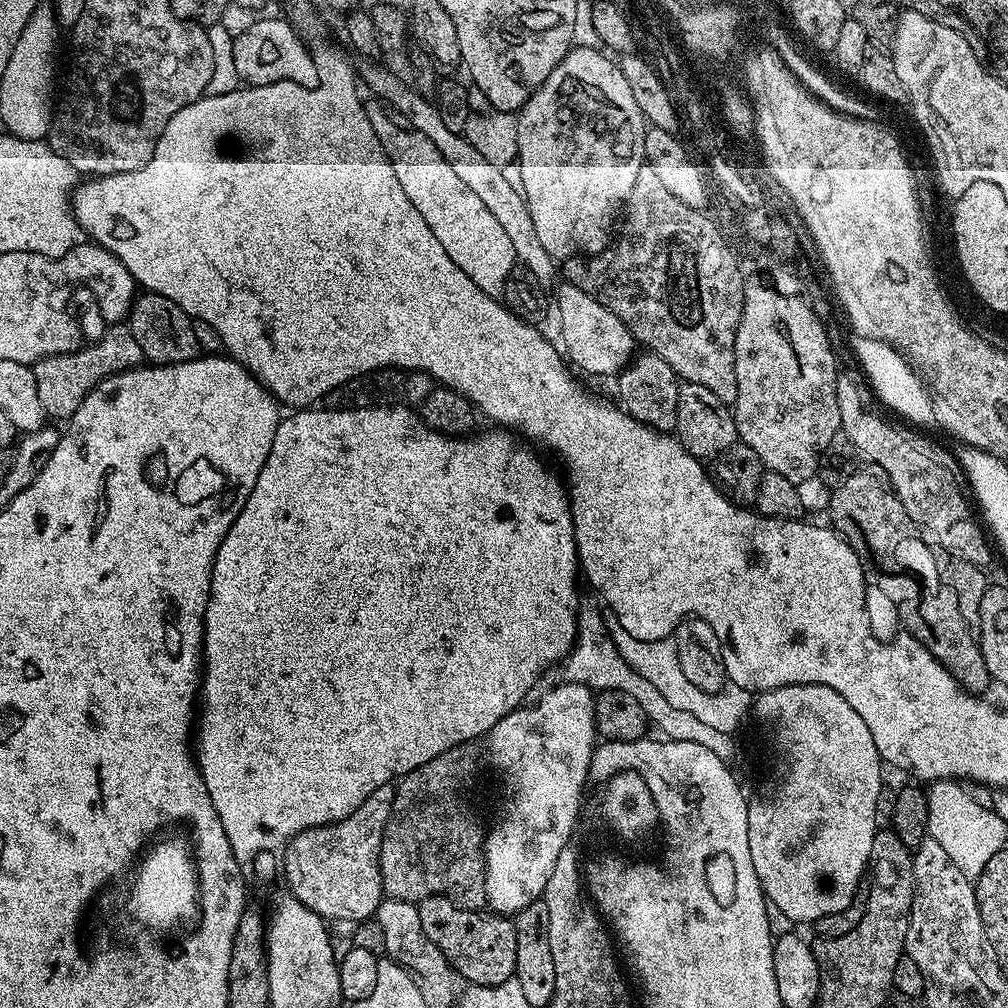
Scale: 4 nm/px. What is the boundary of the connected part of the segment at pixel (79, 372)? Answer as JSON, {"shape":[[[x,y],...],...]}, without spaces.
{"shape":[[[112,326],[97,344],[81,346],[77,352],[67,352],[61,356],[47,356],[36,361],[32,373],[38,386],[38,402],[42,402],[45,417],[57,416],[61,422],[67,421],[82,406],[86,394],[95,384],[107,376],[116,376],[127,368],[141,367],[144,355],[142,346],[134,338],[127,326]]]}

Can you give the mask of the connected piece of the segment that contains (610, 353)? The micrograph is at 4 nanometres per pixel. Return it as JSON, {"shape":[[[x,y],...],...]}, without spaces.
{"shape":[[[567,282],[561,285],[556,296],[554,292],[554,312],[560,315],[560,336],[564,339],[563,351],[567,359],[577,369],[580,367],[592,376],[615,377],[637,351],[638,344],[631,330],[609,308],[602,306],[602,302],[578,290],[578,286]]]}

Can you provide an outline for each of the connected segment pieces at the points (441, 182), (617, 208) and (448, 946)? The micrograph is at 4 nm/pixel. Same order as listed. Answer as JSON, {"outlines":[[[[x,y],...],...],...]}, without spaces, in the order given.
{"outlines":[[[[379,103],[376,104],[367,105],[368,117],[394,166],[394,174],[398,174],[398,183],[402,185],[402,190],[406,190],[406,198],[410,198],[410,202],[414,202],[414,206],[418,206],[418,214],[422,214],[422,218],[426,218],[426,226],[430,226],[434,238],[438,238],[438,242],[442,242],[442,250],[446,250],[446,254],[450,254],[453,262],[475,282],[478,290],[482,290],[487,296],[499,297],[503,293],[504,283],[510,270],[518,263],[514,246],[510,246],[510,237],[503,232],[502,226],[495,220],[494,214],[490,214],[490,210],[486,210],[482,198],[478,198],[478,194],[474,194],[474,190],[470,190],[466,186],[466,182],[462,182],[462,178],[458,178],[458,174],[454,174],[450,162],[446,162],[446,158],[438,150],[438,146],[434,146],[434,142],[430,142],[428,136],[424,136],[408,126],[399,128],[383,112],[385,109]]],[[[569,47],[544,81],[529,95],[515,117],[516,156],[520,162],[518,184],[546,254],[560,262],[569,256],[595,254],[609,247],[608,231],[615,220],[617,223],[630,194],[630,186],[634,186],[638,170],[646,163],[646,121],[638,102],[634,102],[634,90],[630,90],[630,82],[626,82],[619,63],[611,60],[611,55],[603,56],[601,52],[604,53],[599,47]]],[[[431,896],[419,901],[418,918],[422,918],[426,938],[446,954],[453,973],[461,981],[468,980],[464,982],[481,988],[493,988],[515,977],[518,938],[516,925],[507,915],[462,908],[444,896]]]]}

